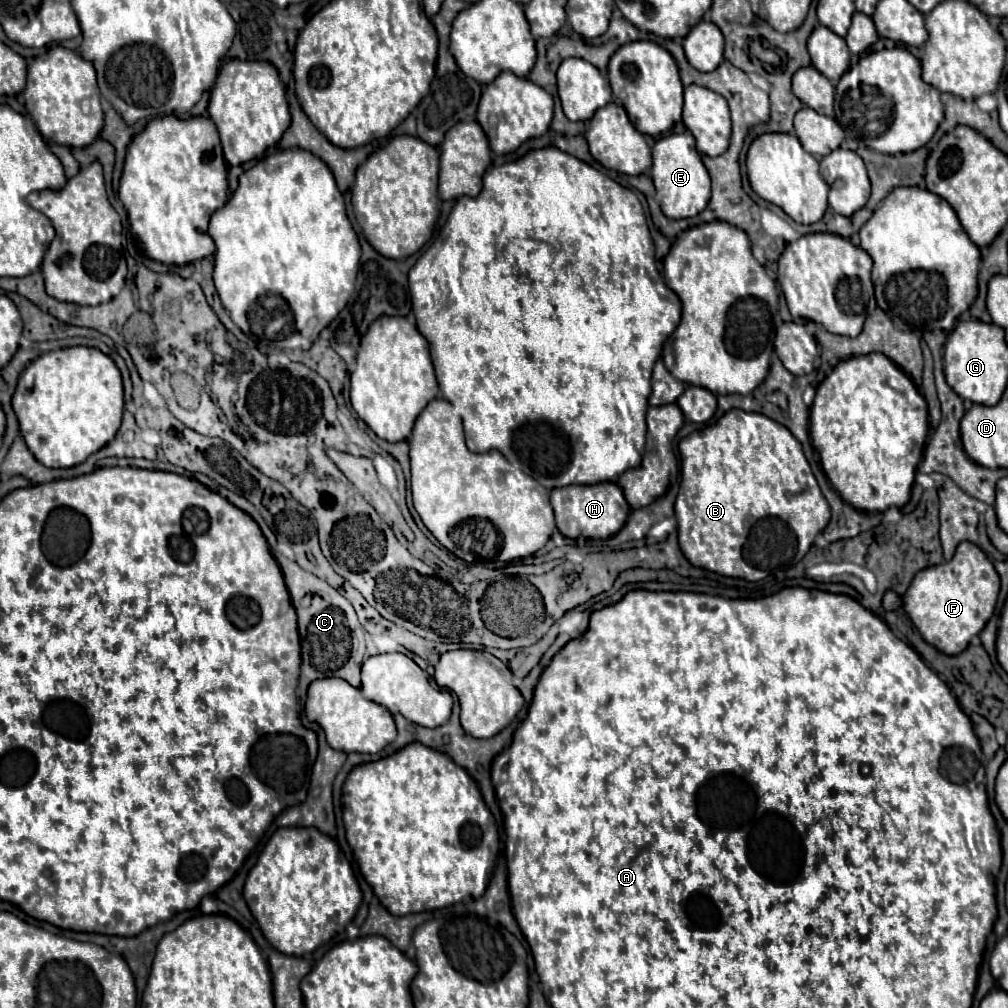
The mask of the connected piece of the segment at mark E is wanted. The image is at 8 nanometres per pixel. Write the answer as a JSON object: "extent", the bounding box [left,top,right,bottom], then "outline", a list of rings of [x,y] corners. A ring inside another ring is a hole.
{"extent":[652,133,710,219],"outline":[[[692,133],[682,135],[666,135],[656,141],[652,147],[652,181],[656,187],[656,199],[668,219],[686,219],[694,217],[706,209],[710,201],[710,175],[704,169],[704,163],[696,151]]]}

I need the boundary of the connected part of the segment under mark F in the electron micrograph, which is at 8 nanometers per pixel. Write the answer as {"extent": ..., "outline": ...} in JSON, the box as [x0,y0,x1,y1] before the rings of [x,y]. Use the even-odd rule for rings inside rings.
{"extent":[904,543,1000,655],"outline":[[[964,543],[958,545],[952,561],[916,573],[904,595],[904,609],[926,643],[934,645],[944,655],[958,655],[992,617],[998,591],[1000,579],[996,577],[992,563],[976,545]]]}

